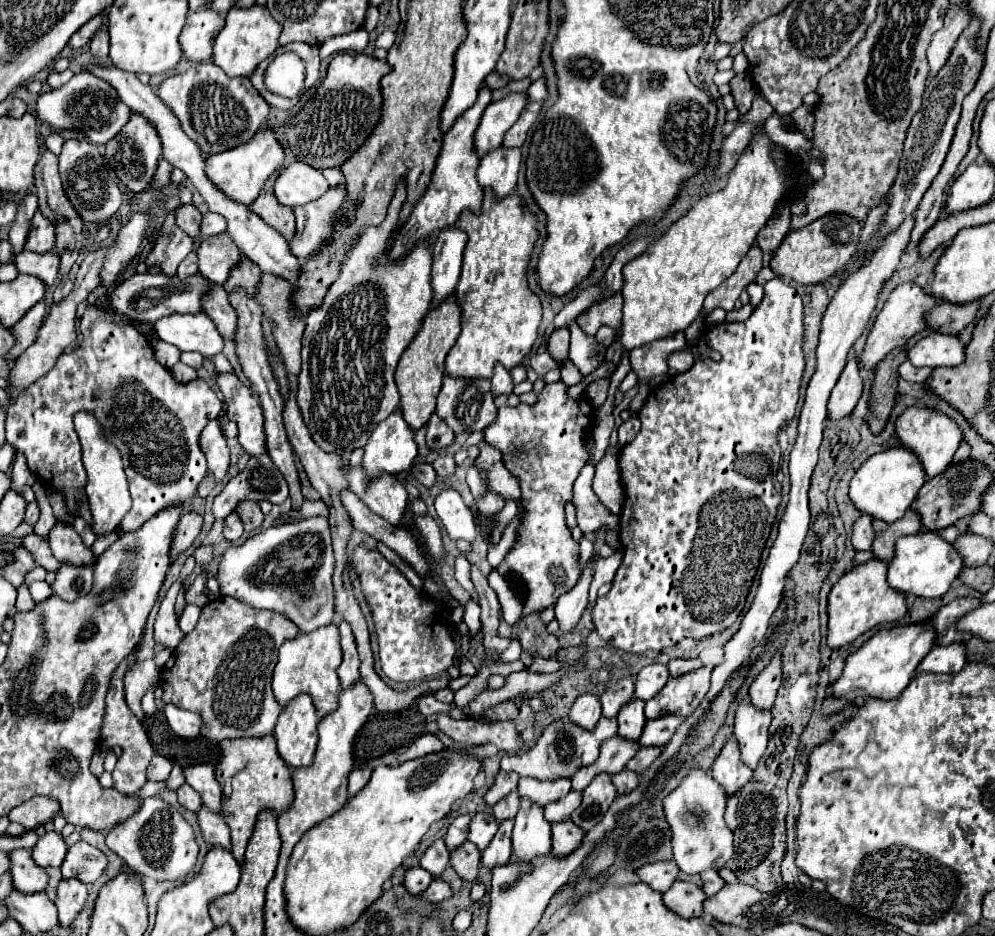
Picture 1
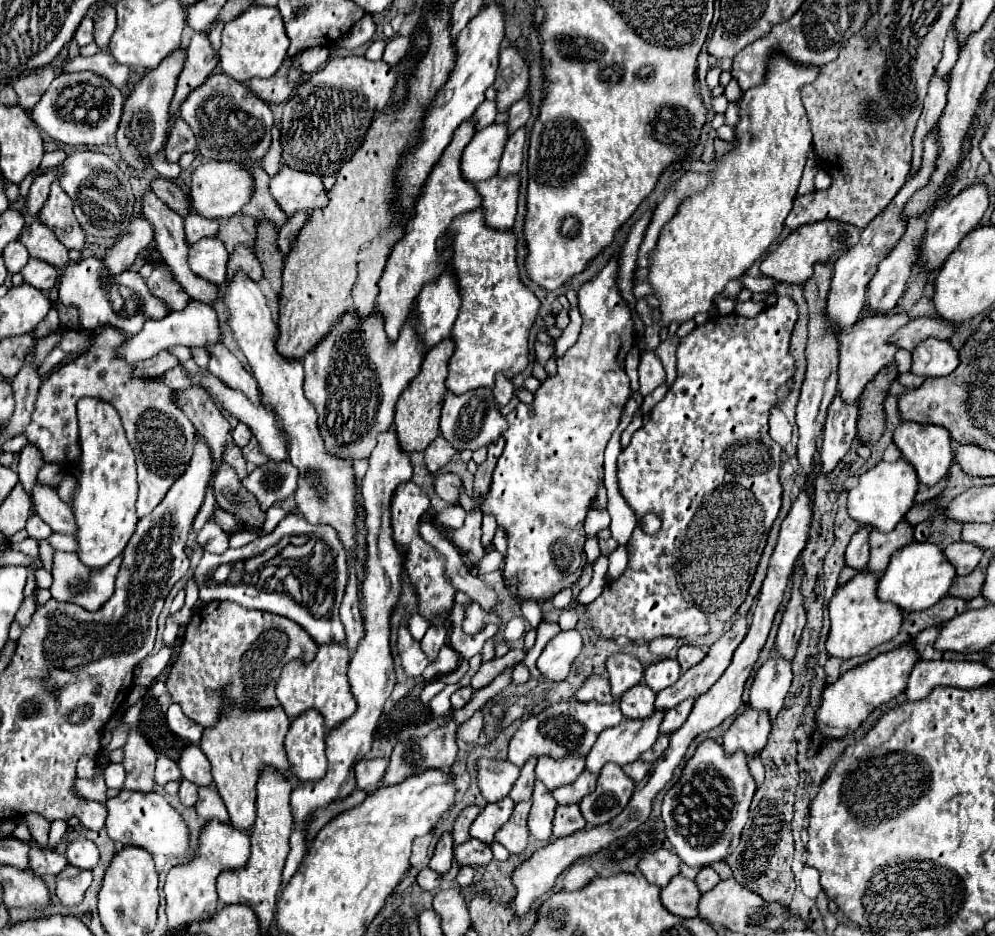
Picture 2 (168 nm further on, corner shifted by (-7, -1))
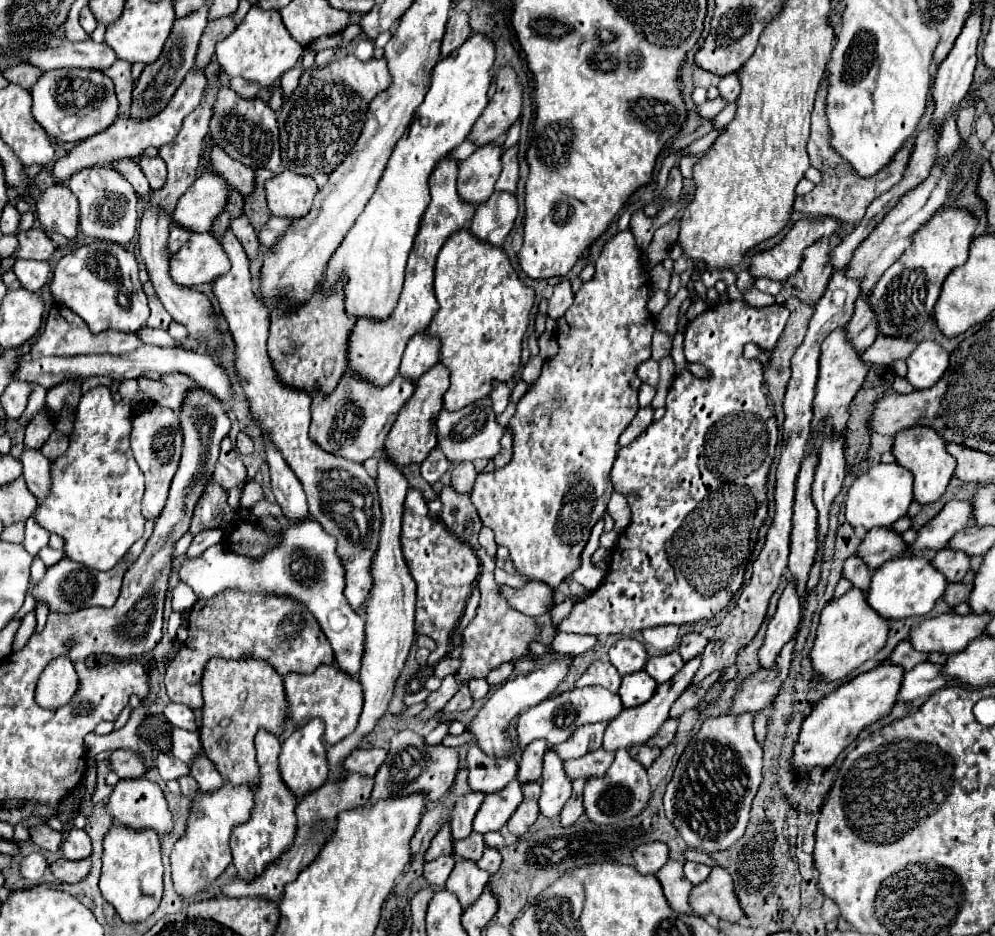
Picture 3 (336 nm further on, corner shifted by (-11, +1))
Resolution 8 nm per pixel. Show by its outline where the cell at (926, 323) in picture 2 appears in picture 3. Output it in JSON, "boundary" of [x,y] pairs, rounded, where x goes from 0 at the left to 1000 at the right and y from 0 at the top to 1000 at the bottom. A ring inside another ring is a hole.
{"boundary":[[[881,360],[879,366],[865,379],[873,390],[895,390],[902,384],[912,384],[922,366],[904,360]]]}

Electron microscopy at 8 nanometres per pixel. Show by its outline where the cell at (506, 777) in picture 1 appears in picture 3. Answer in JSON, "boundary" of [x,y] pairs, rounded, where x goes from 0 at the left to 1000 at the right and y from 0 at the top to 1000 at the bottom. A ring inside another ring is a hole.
{"boundary":[[[473,796],[469,802],[469,824],[469,834],[475,845],[495,847],[520,830],[520,813],[491,809],[479,796]]]}

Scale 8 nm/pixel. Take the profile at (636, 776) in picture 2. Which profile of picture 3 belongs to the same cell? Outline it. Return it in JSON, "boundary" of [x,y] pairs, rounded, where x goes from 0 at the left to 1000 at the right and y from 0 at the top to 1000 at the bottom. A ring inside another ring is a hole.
{"boundary":[[[646,796],[646,798],[642,798],[642,804],[640,804],[640,811],[642,811],[642,815],[650,822],[650,819],[654,819],[654,815],[660,811],[660,807],[664,804],[664,800],[662,798],[652,798],[652,796]]]}

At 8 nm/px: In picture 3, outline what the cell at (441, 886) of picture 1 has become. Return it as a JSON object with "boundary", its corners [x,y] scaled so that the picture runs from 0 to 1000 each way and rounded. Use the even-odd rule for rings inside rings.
{"boundary":[[[487,905],[487,909],[485,909],[485,916],[479,920],[479,924],[483,926],[483,928],[487,928],[487,931],[491,931],[493,935],[502,928],[502,924],[504,924],[504,911],[502,911],[502,907],[495,907],[495,905]]]}

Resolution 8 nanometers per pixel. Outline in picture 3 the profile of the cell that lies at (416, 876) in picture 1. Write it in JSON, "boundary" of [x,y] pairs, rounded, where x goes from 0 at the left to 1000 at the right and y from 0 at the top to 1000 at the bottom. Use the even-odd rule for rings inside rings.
{"boundary":[[[455,913],[441,916],[437,920],[427,922],[427,928],[425,928],[427,933],[425,935],[427,935],[427,939],[429,939],[431,946],[435,946],[437,950],[445,950],[447,943],[449,943],[449,939],[451,939],[451,935],[453,935],[455,924],[457,924],[457,916]]]}

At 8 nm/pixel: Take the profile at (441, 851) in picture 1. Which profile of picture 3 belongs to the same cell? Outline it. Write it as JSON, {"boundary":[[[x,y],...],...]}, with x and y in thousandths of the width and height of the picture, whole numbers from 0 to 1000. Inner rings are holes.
{"boundary":[[[447,879],[441,890],[435,894],[433,899],[433,905],[427,909],[427,920],[435,920],[443,913],[453,913],[455,911],[455,896],[453,896],[453,886],[451,881]]]}

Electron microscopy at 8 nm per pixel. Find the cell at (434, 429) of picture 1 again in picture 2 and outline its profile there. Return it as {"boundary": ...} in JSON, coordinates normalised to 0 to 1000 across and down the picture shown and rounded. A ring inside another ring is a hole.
{"boundary":[[[439,465],[433,475],[427,480],[427,497],[433,505],[437,505],[441,499],[445,499],[459,482],[449,475],[449,469],[445,465]]]}

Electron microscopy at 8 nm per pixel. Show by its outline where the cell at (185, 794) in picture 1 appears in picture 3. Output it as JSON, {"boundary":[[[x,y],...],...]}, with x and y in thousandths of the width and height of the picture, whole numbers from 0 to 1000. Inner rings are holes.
{"boundary":[[[184,828],[184,830],[180,830],[178,834],[180,834],[180,839],[182,839],[182,847],[184,847],[186,851],[194,854],[194,851],[200,847],[200,841],[198,841],[198,837],[196,837],[196,832],[194,832],[192,828]]]}

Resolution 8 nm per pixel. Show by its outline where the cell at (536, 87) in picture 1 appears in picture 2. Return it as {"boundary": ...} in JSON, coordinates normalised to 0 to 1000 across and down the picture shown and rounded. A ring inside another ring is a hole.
{"boundary":[[[530,106],[520,108],[514,116],[512,116],[512,142],[516,142],[518,138],[526,136],[530,131],[530,127],[534,125],[534,110]]]}

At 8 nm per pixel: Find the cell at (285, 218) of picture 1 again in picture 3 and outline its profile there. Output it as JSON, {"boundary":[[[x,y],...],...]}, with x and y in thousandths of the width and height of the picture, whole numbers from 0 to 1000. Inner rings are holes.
{"boundary":[[[216,157],[212,159],[212,174],[216,178],[216,183],[228,191],[232,198],[238,200],[240,206],[248,208],[254,204],[254,189],[256,189],[256,183],[252,178],[246,178],[244,174],[232,170],[222,157]]]}

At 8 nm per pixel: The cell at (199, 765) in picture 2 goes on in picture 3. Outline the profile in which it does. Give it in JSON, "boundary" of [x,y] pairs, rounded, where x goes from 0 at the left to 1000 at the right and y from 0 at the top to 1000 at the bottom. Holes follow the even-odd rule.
{"boundary":[[[174,777],[172,779],[172,804],[180,809],[186,815],[192,815],[194,809],[198,809],[202,802],[202,792],[198,781],[188,781]]]}

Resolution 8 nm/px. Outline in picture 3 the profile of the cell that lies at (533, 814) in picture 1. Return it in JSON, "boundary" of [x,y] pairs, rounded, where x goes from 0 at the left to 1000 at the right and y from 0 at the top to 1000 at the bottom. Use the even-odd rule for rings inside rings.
{"boundary":[[[554,798],[548,802],[548,819],[544,828],[546,845],[542,851],[542,862],[548,873],[560,873],[574,851],[574,832],[570,832],[570,826],[566,824],[566,813],[562,813],[562,807],[554,802]]]}

